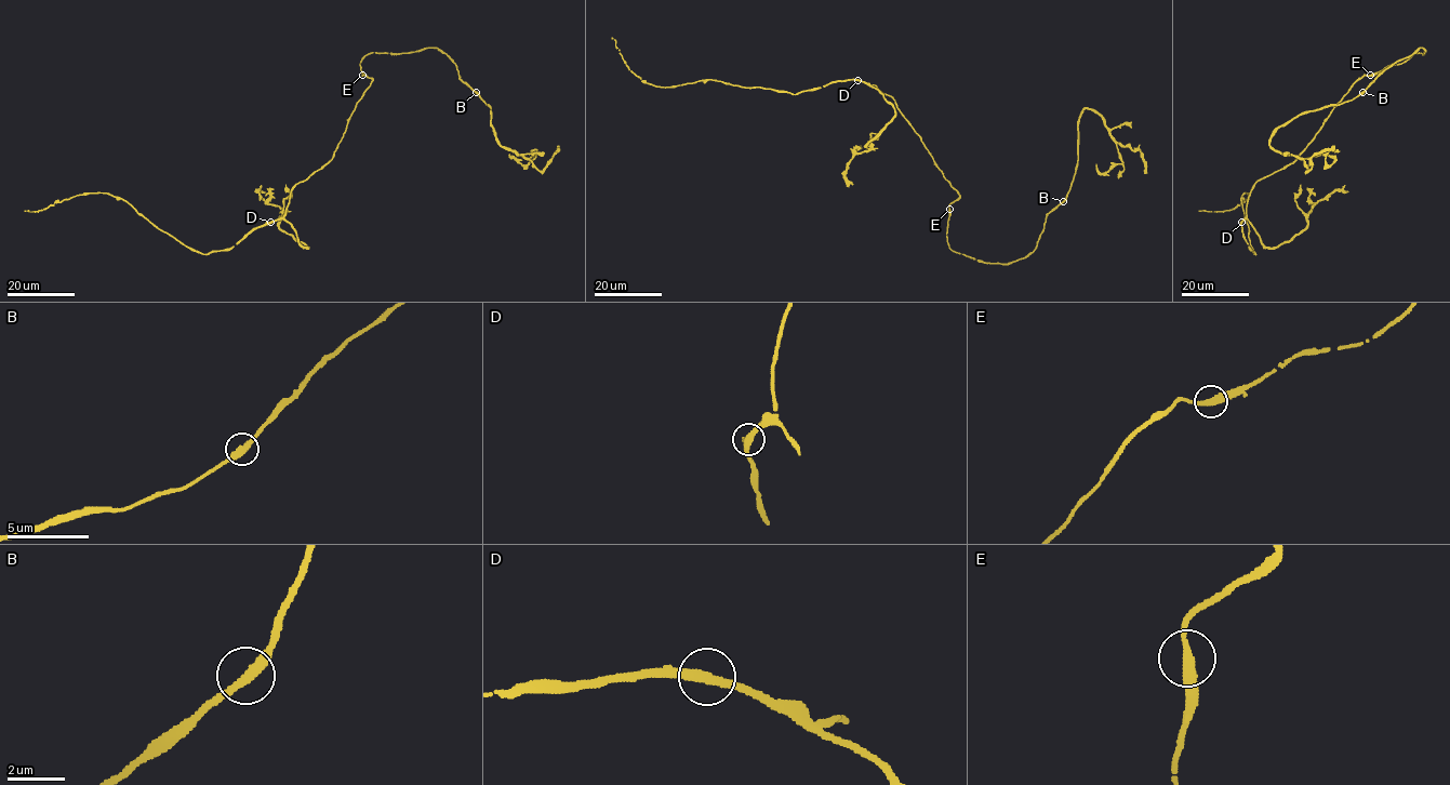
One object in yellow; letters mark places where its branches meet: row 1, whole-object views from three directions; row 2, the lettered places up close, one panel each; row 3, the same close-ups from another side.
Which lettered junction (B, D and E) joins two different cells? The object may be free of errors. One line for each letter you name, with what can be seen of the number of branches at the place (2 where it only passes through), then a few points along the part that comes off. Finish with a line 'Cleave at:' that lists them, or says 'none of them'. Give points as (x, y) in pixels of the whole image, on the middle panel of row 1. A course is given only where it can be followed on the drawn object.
Cleave at: none of them

